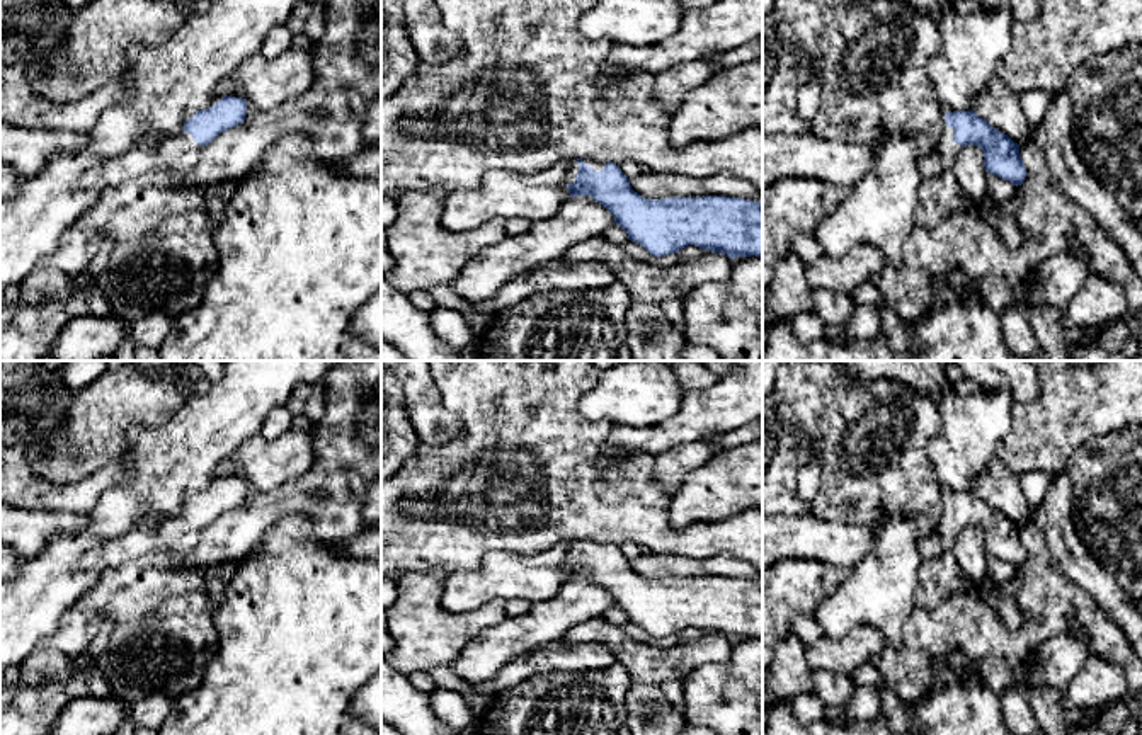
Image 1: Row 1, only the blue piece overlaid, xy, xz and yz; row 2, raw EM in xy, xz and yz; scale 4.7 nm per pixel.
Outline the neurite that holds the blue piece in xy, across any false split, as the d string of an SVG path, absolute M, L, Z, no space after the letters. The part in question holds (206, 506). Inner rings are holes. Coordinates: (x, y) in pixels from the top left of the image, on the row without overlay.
M237 475L220 478L203 492L187 492L180 514L138 522L124 533L102 538L97 546L80 556L78 565L83 568L117 567L145 553L170 553L182 558L196 550L208 524L242 505L245 497L245 480Z

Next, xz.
M589 539L570 541L567 568L568 578L591 577L602 585L614 597L614 604L628 614L628 621L654 638L696 626L730 640L751 636L762 640L762 584L725 577L645 580L631 570L620 546Z

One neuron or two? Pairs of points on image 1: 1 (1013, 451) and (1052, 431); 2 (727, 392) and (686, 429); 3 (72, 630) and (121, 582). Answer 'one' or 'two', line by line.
1: one
2: one
3: one

